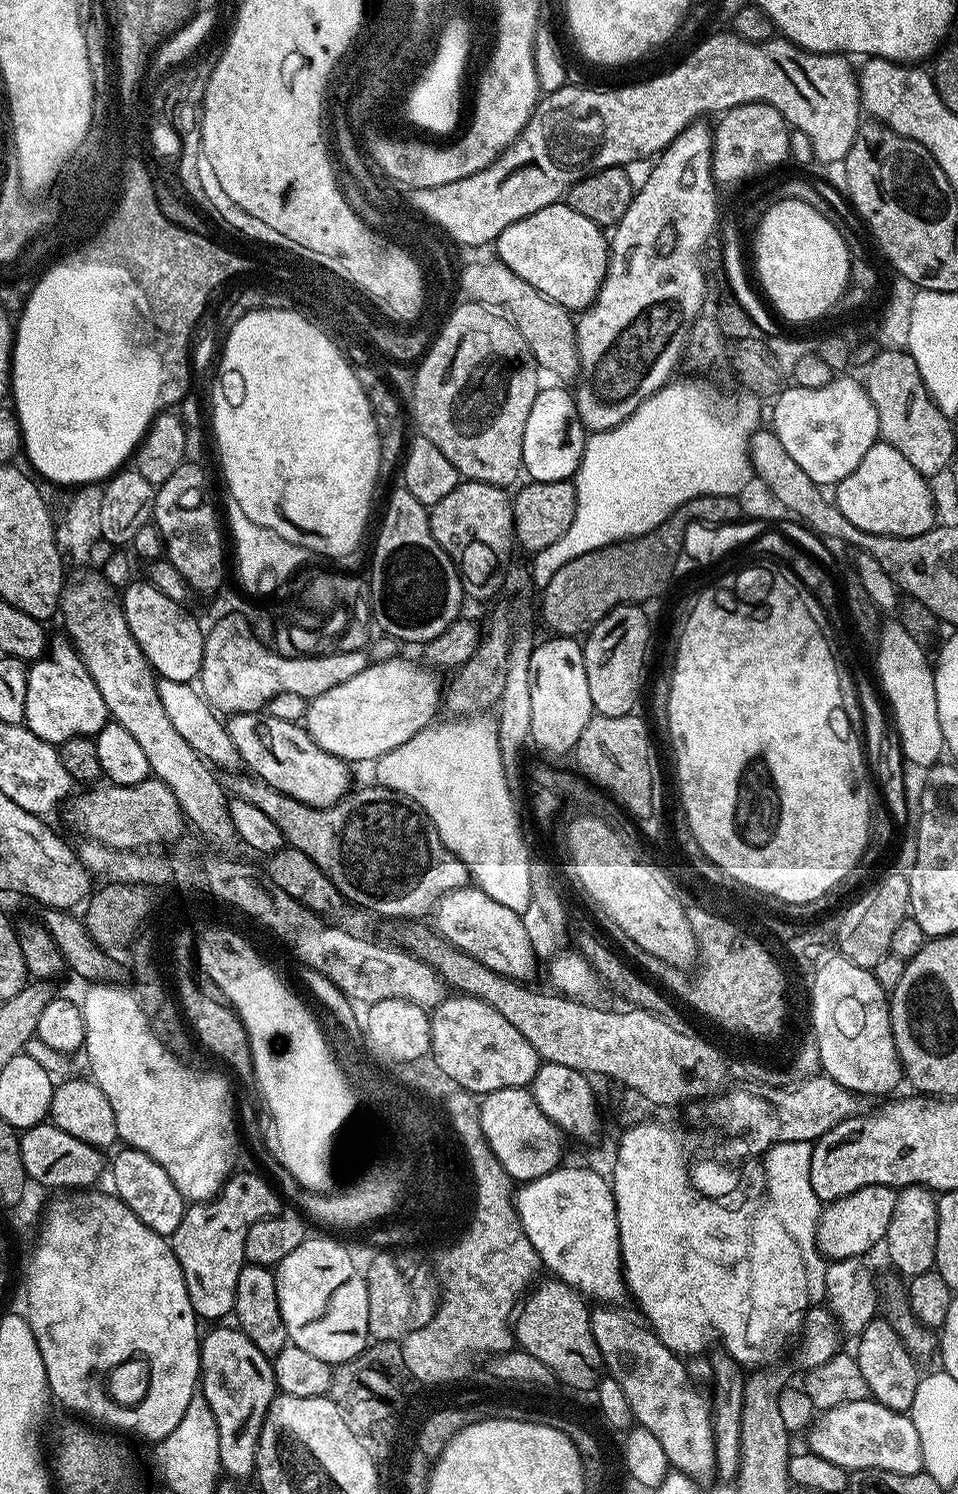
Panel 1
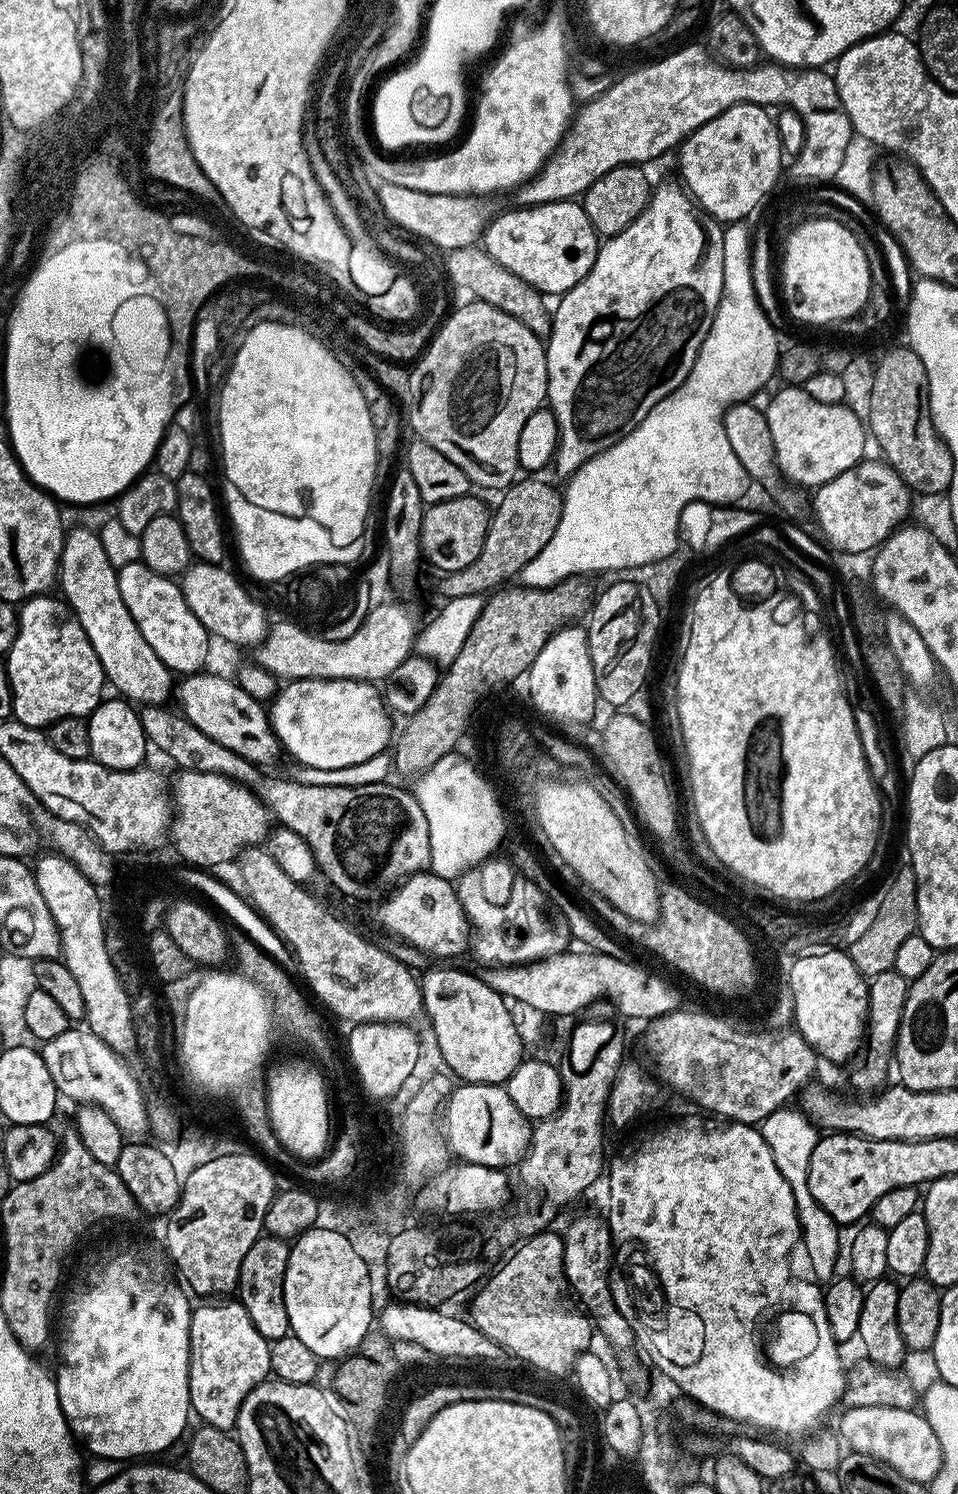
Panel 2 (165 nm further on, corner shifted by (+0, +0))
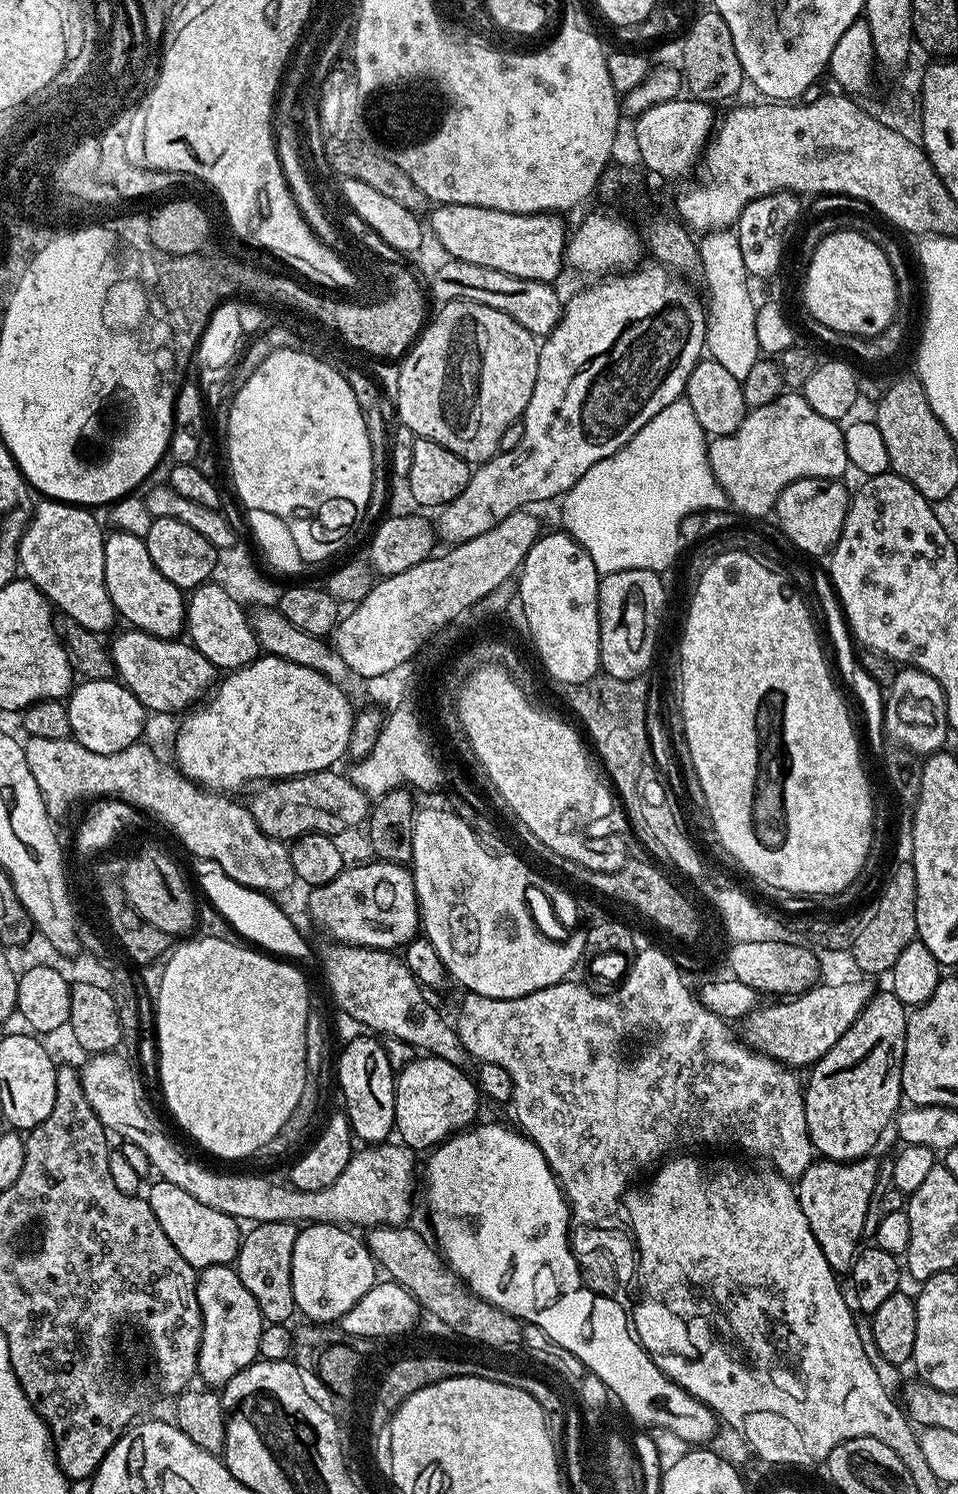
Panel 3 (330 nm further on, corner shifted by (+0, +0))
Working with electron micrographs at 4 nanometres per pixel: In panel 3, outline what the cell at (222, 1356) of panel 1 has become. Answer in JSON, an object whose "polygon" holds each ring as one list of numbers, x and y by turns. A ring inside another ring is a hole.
{"polygon":[[223,1264,203,1269,196,1282,196,1293,204,1323,196,1371,199,1379,205,1380,205,1385,223,1386,234,1378,234,1374,256,1363,260,1354,258,1338,266,1321,258,1310,258,1302,254,1302,254,1294,242,1286,242,1278,238,1278,235,1267]]}

